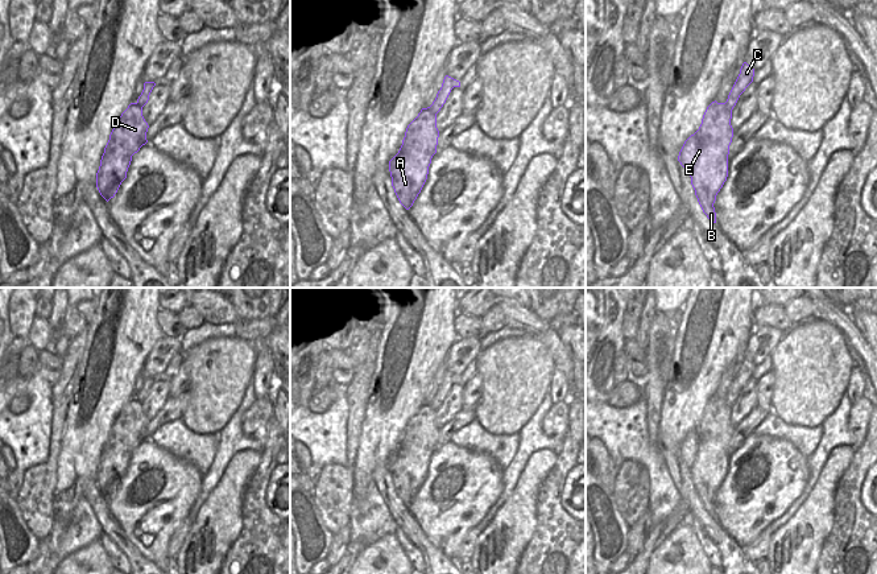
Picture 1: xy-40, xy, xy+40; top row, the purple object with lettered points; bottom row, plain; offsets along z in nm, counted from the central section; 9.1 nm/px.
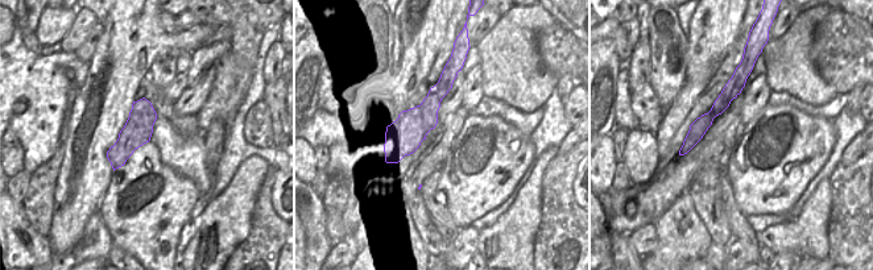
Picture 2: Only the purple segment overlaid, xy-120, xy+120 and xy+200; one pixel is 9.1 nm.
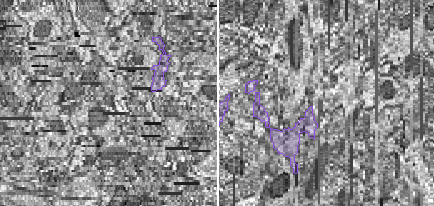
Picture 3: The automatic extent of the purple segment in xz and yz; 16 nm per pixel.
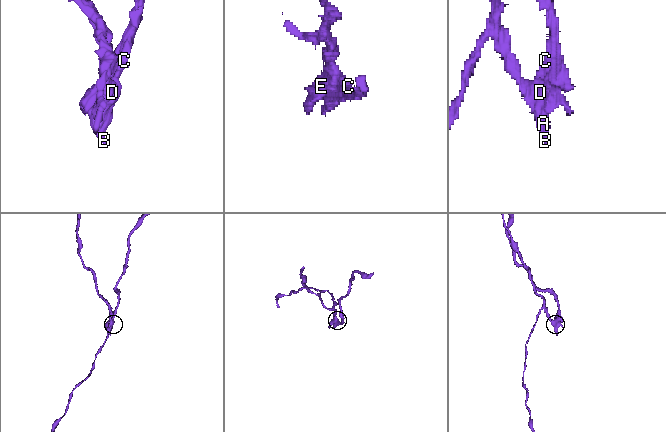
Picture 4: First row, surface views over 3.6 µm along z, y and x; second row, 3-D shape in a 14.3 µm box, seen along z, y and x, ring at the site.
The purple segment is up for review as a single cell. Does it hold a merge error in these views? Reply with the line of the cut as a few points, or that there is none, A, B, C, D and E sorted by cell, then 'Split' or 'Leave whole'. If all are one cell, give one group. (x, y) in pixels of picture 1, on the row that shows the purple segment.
Split along xy (427, 107), (435, 114). Groups: A B D E / C. Split

